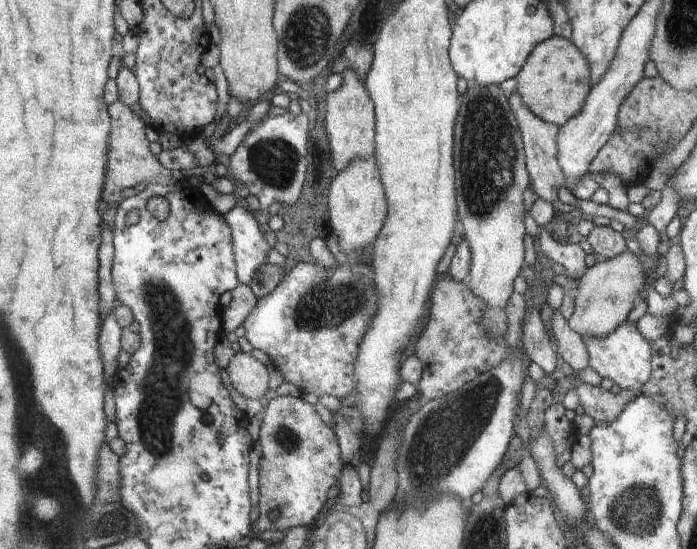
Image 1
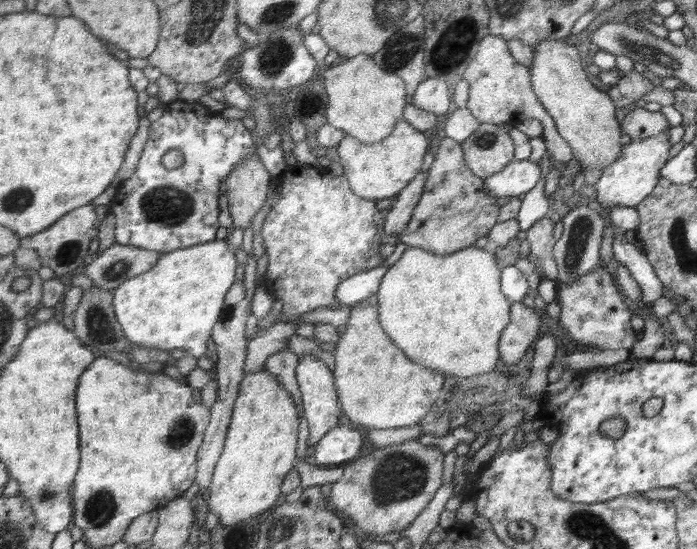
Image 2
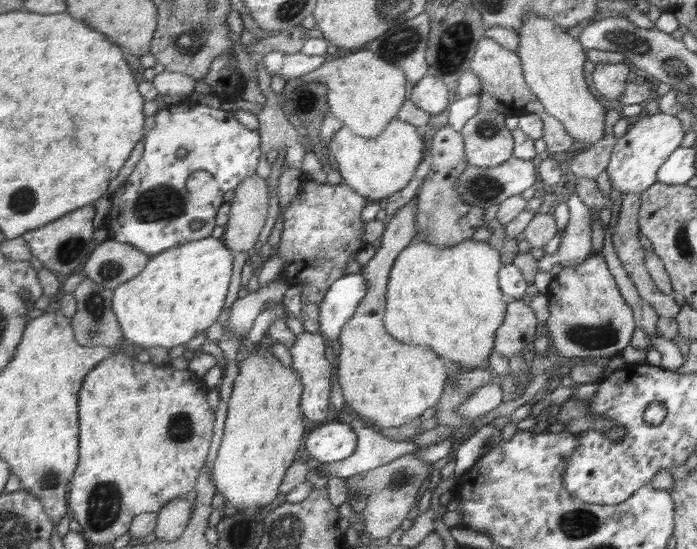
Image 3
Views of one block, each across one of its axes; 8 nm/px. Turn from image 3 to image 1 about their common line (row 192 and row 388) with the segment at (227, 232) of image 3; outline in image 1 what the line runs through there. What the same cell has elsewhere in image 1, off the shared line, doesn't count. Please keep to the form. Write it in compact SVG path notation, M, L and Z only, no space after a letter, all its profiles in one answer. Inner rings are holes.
M236 353L226 372L232 386L242 396L264 401L268 390L268 370L264 364L248 353Z

